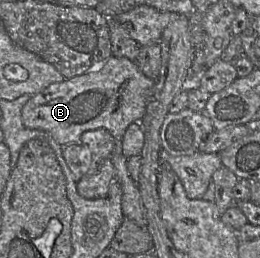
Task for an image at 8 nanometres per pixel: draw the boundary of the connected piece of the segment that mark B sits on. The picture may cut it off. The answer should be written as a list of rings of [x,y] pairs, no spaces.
[[[113,55],[79,76],[53,83],[32,95],[21,112],[23,124],[27,128],[48,132],[61,146],[80,143],[85,131],[108,130],[116,139],[116,150],[110,160],[122,189],[122,213],[125,218],[143,227],[146,226],[146,217],[140,188],[128,171],[127,158],[122,154],[121,139],[130,124],[140,122],[143,118],[147,92],[154,83],[155,80],[145,76],[133,61]]]

